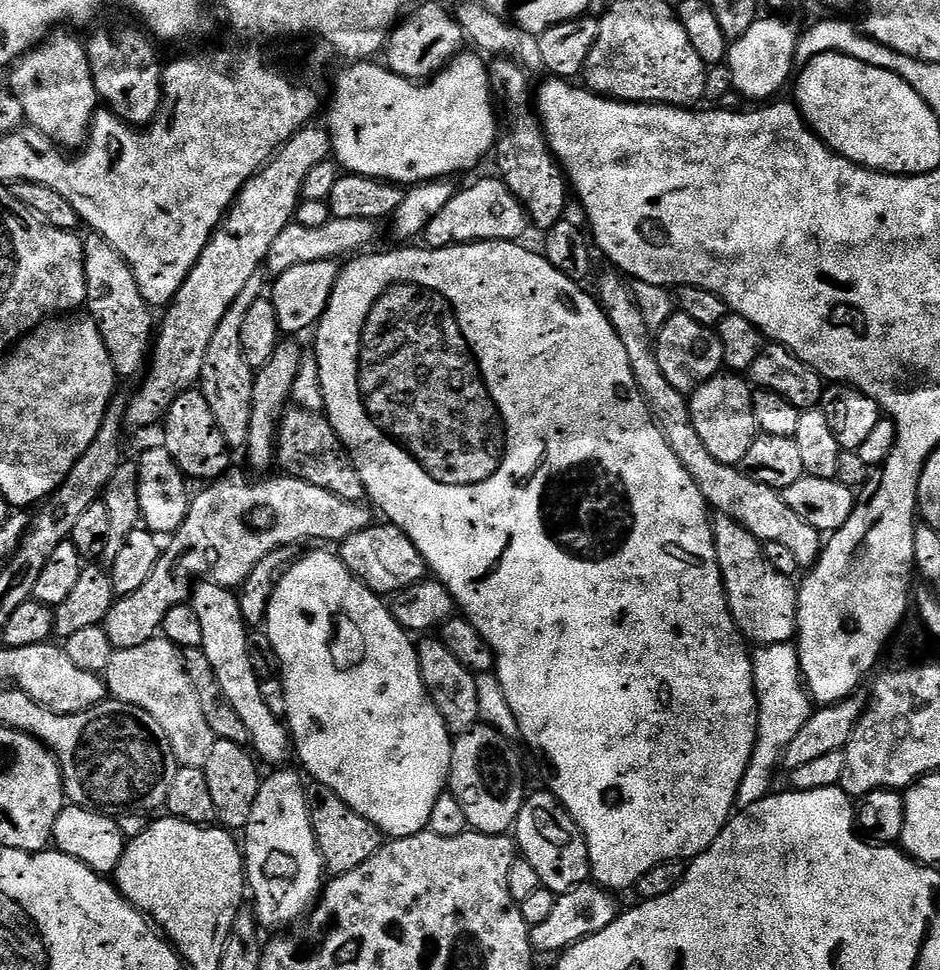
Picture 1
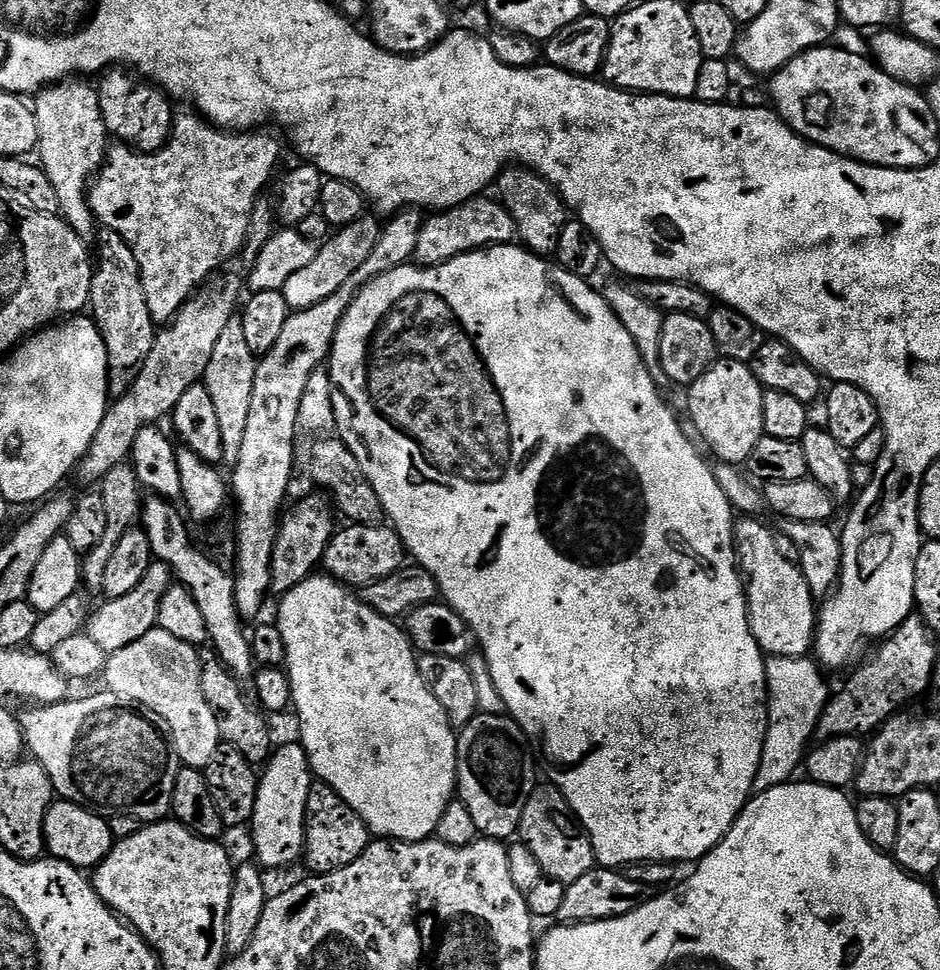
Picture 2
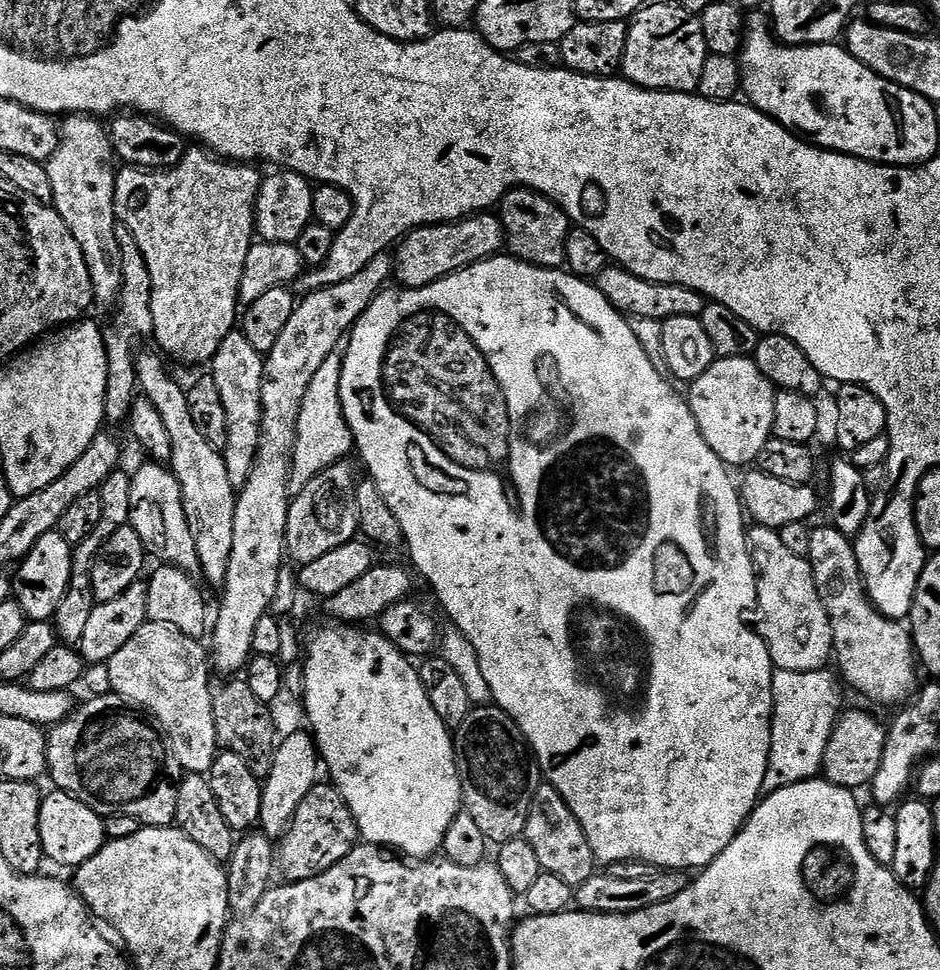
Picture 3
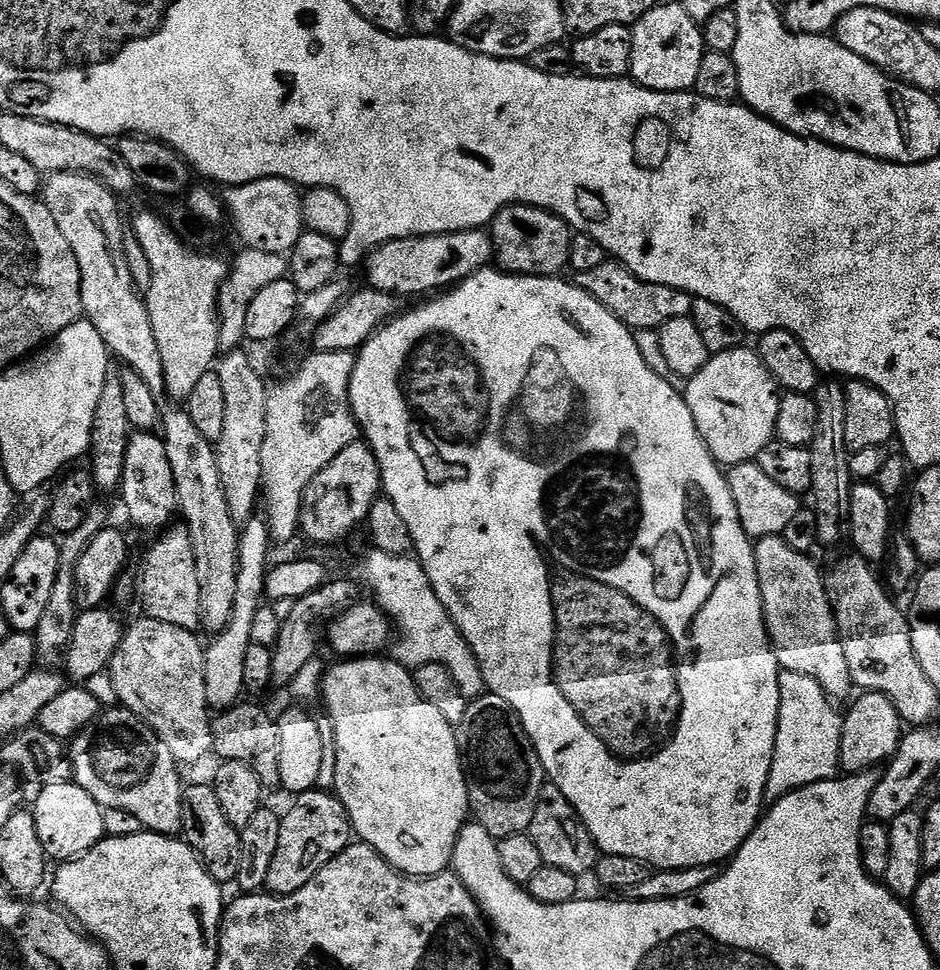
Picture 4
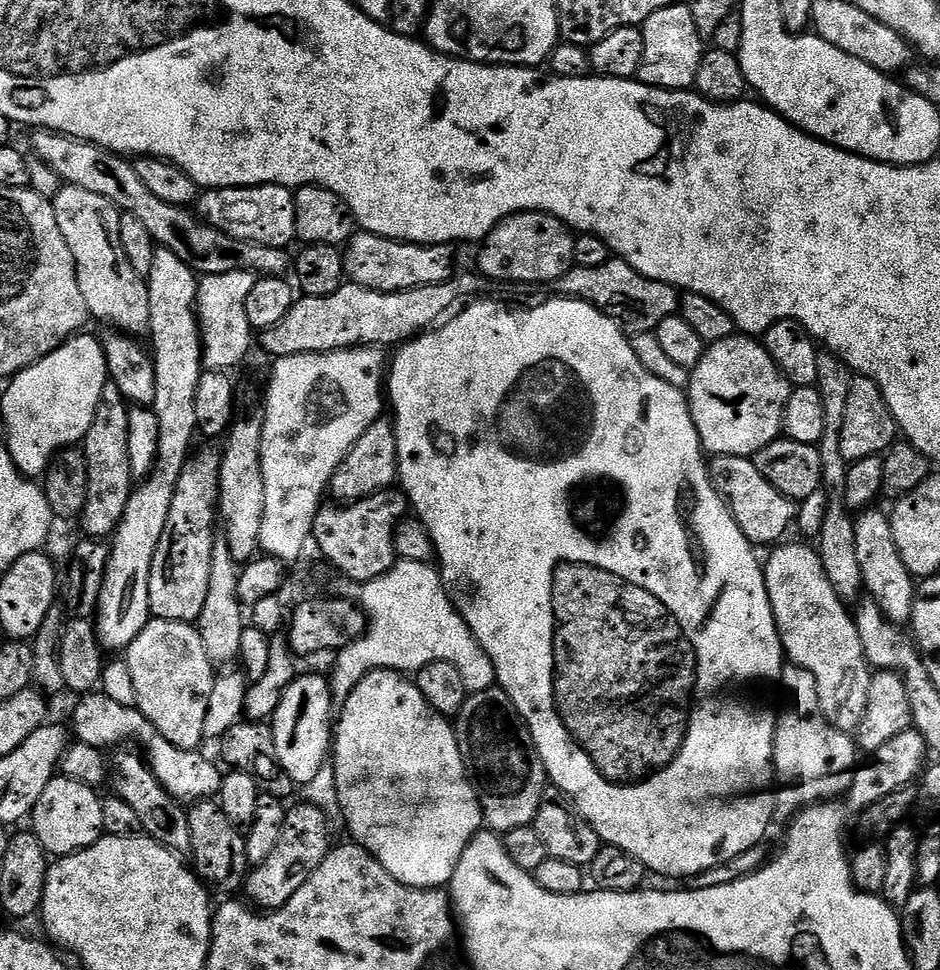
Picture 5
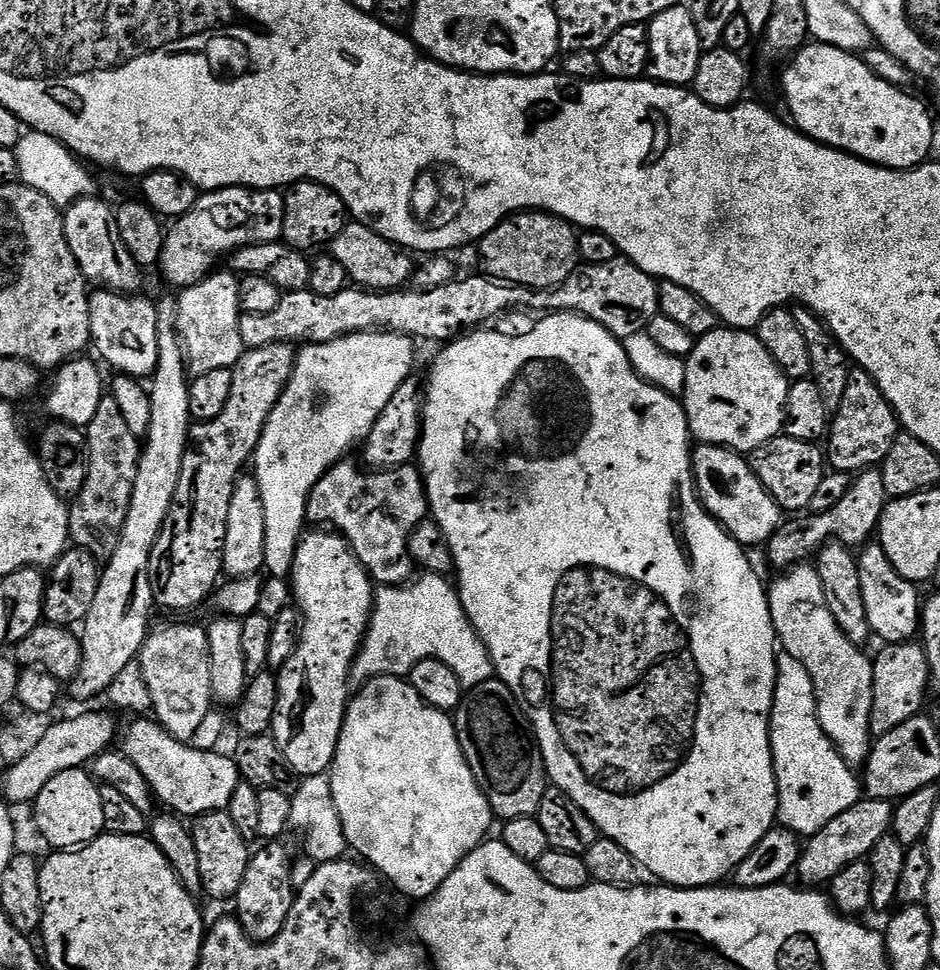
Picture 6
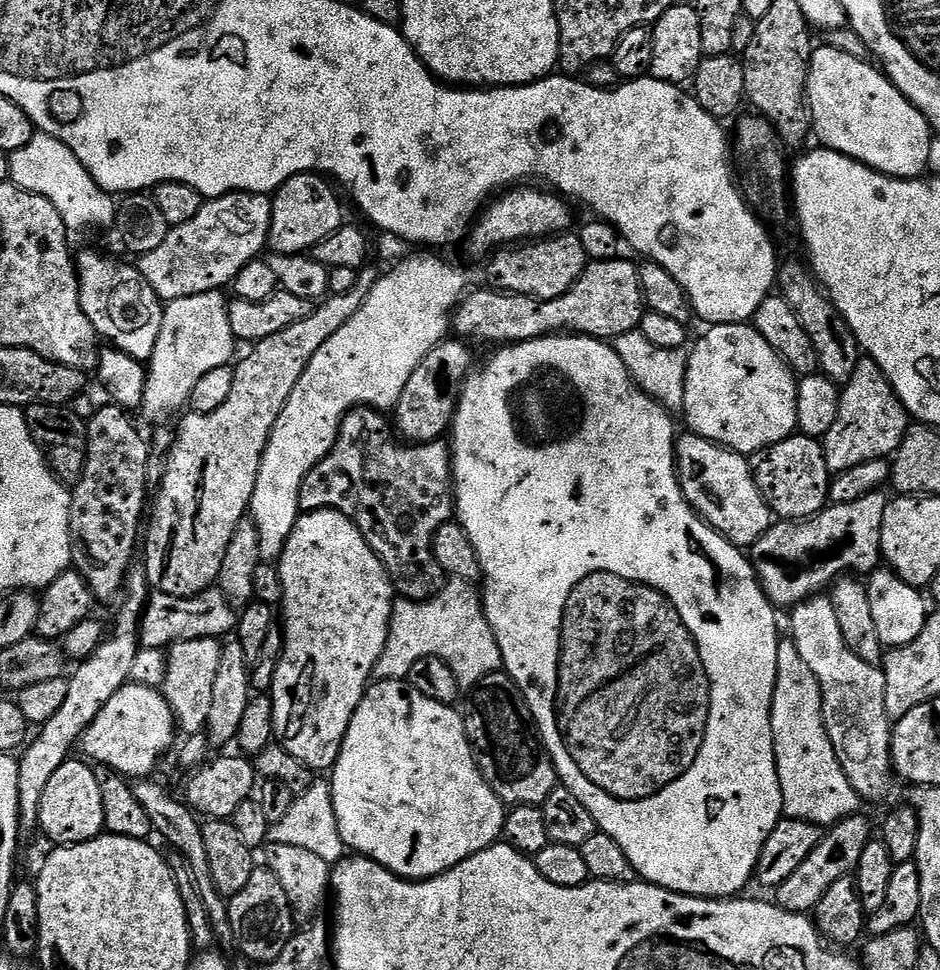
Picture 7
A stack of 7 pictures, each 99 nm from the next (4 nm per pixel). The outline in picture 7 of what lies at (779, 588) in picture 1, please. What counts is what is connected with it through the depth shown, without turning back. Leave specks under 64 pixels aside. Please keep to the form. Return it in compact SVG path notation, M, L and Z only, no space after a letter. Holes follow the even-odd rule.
M817 594L808 600L797 604L791 609L792 632L790 639L794 646L798 646L798 654L810 670L814 670L814 678L818 678L818 686L822 694L822 718L826 726L826 734L834 746L834 754L838 754L838 762L850 778L850 786L865 801L880 800L892 788L894 781L894 769L892 766L892 730L893 721L886 714L886 700L884 698L884 687L886 678L883 667L862 662L850 646L846 646L846 638L842 638L842 629L838 627L838 618L834 618L834 606L827 595Z

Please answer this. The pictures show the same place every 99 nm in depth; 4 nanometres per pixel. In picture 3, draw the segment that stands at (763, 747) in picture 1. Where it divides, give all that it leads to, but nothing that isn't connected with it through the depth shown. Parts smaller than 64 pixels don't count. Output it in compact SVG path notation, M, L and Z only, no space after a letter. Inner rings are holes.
M824 668L809 672L773 671L772 745L766 778L762 782L762 793L777 792L786 786L794 786L821 775L826 742L830 742L830 734L845 707L845 689L837 673L828 671Z

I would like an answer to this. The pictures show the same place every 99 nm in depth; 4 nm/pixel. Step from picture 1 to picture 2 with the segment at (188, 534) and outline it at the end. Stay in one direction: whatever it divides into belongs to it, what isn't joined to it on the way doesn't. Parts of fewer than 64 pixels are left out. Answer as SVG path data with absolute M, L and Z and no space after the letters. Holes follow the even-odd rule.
M153 562L150 570L146 570L146 578L142 578L142 582L138 582L130 594L122 594L122 598L113 600L105 599L104 605L89 615L86 634L109 654L130 646L130 642L138 642L149 630L157 627L158 608L162 606L162 598L173 584L172 569L167 564Z

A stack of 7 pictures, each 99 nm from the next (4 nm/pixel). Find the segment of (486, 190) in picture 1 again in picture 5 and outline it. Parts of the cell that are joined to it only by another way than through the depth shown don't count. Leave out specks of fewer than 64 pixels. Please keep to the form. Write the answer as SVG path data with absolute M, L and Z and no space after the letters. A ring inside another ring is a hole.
M360 230L348 239L342 251L345 277L366 290L401 292L418 286L434 286L451 280L457 271L451 244L407 244L404 240L391 240Z

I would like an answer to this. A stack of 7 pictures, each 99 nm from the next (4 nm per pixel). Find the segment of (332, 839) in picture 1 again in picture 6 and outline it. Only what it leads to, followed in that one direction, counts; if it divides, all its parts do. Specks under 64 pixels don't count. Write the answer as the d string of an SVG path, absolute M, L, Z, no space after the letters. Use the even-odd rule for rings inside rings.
M268 842L251 853L246 866L246 878L242 878L242 886L238 886L238 894L234 897L236 904L235 919L239 920L242 930L253 940L263 942L273 940L286 926L286 918L292 909L294 887L291 874L294 855L284 842Z

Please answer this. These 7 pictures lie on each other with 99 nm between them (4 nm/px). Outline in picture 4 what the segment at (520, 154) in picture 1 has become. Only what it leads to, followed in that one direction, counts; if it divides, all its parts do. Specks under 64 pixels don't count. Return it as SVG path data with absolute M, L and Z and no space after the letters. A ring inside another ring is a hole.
M509 204L492 219L490 225L494 260L503 271L517 276L561 275L568 268L570 242L574 232L568 223L545 208L529 204ZM500 263L500 264L499 264Z

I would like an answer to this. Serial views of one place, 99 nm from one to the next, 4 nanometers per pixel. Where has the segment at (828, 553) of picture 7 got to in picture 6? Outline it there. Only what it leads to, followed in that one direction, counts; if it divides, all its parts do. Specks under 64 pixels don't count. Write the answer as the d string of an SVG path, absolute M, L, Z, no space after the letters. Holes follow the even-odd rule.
M879 467L867 469L853 479L850 490L846 490L846 498L834 506L826 514L808 514L803 518L792 518L781 523L773 536L768 539L766 551L768 560L776 570L787 570L798 564L811 561L816 553L829 543L830 538L842 538L849 546L863 546L873 539L879 529L880 519L889 501L886 486L882 486L882 474ZM808 516L808 517L807 517ZM804 519L805 520L800 520ZM857 544L857 545L856 545Z

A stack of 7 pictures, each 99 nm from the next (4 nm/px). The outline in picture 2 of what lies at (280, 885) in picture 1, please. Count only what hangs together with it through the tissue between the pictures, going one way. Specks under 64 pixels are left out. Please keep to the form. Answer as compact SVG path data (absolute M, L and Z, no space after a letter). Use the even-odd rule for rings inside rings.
M299 742L284 744L281 748L279 745L259 773L259 778L258 798L250 821L255 859L265 869L284 868L295 860L299 861L304 854L304 821L308 812L308 795L314 783L304 745Z

